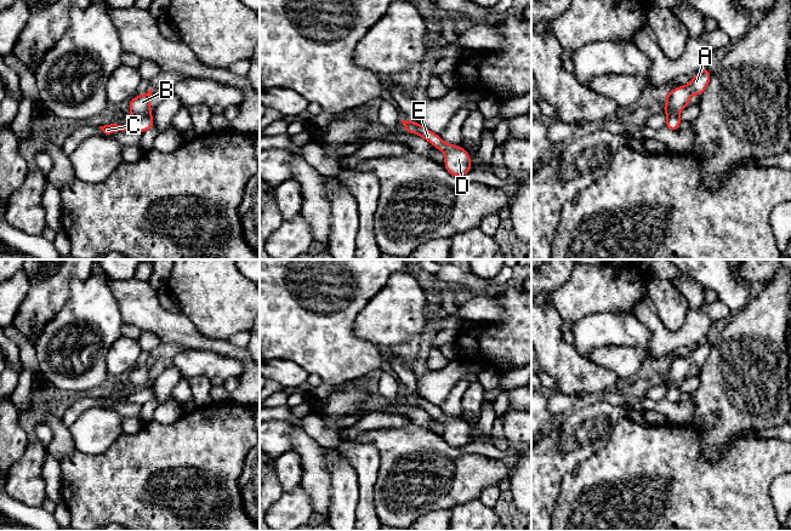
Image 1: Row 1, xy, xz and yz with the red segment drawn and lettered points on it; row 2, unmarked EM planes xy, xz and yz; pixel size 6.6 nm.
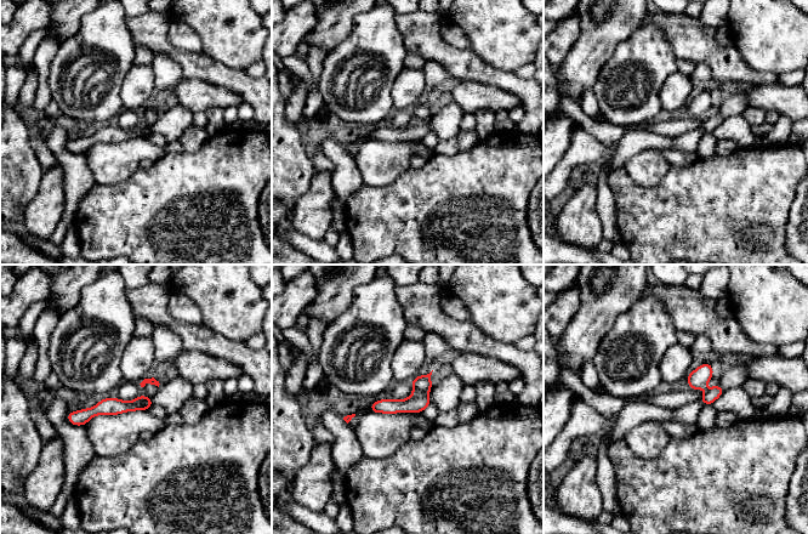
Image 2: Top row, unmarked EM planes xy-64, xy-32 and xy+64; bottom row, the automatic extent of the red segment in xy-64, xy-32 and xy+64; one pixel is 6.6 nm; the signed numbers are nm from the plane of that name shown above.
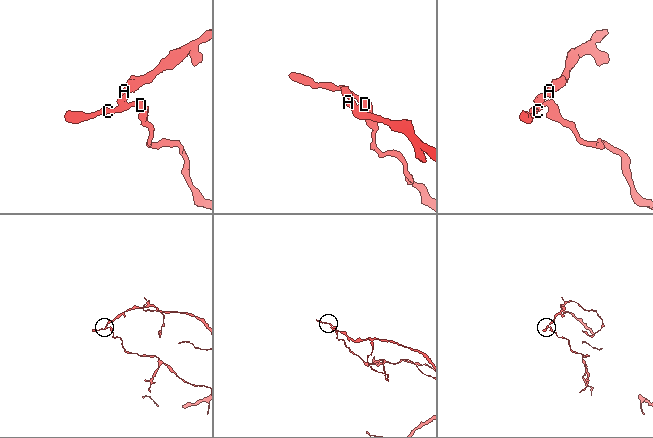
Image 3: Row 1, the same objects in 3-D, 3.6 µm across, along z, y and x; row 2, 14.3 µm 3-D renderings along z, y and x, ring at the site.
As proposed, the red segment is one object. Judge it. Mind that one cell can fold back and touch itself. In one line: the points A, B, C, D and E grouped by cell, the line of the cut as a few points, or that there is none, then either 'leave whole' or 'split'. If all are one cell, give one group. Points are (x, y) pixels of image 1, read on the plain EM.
A B / C D E; cut in xy along (149, 383), (132, 389); split

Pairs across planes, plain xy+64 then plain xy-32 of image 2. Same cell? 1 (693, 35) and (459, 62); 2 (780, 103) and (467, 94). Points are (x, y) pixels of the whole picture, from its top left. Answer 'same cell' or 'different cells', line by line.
1: same cell
2: same cell

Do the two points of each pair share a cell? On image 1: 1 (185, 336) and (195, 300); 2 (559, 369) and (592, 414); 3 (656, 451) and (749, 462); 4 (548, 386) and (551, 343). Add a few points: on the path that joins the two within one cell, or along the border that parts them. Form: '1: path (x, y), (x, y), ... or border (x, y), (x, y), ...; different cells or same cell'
1: border (181, 312), (201, 333), (212, 337); different cells
2: border (597, 397), (580, 404); different cells
3: path (679, 472), (726, 470); same cell
4: border (544, 371), (556, 381), (556, 388), (552, 392); different cells

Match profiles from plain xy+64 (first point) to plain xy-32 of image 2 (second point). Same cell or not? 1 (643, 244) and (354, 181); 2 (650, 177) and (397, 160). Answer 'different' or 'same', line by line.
1: different
2: same

